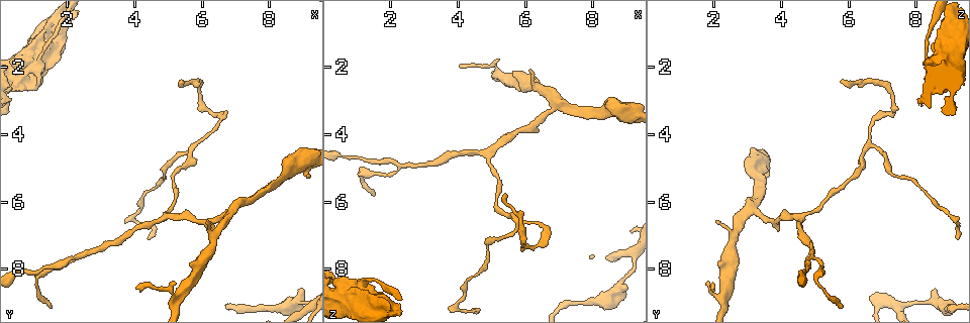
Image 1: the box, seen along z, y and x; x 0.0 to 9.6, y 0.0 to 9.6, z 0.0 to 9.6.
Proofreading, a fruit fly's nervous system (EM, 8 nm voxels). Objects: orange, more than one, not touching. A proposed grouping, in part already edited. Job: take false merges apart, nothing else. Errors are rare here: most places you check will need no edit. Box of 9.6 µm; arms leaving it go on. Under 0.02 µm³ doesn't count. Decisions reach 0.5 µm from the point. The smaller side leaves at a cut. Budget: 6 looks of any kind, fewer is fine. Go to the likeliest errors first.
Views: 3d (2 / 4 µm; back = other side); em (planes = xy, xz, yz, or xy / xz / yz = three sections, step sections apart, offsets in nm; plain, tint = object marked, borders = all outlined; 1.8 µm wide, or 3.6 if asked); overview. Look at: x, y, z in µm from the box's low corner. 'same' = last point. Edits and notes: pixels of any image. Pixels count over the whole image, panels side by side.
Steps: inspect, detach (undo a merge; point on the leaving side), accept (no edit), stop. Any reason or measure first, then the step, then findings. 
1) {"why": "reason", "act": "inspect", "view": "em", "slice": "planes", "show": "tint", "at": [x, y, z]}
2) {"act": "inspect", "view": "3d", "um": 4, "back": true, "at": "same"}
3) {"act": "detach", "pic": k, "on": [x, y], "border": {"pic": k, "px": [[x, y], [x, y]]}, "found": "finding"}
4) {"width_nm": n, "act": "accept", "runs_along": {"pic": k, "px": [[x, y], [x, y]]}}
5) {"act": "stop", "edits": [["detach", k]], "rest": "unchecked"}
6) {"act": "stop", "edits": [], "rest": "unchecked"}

{"why": "abrupt turn", "act": "inspect", "view": "3d", "um": 4, "at": [0.55, 1.90, 8.65]}

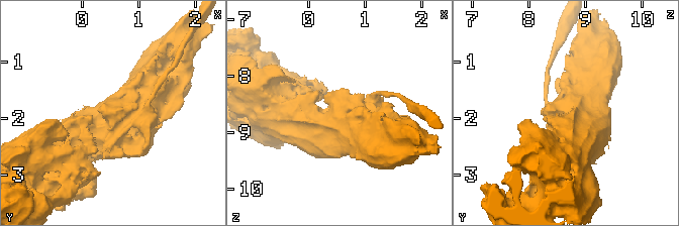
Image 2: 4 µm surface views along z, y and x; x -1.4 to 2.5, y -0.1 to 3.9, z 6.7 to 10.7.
{"act": "inspect", "view": "em", "slice": "planes", "show": "tint", "at": [0.65, 1.85, 8.65]}

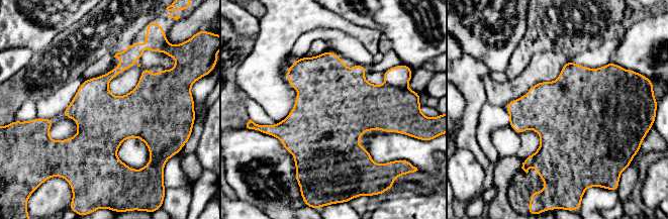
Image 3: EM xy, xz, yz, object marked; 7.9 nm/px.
{"act": "detach", "pic": 3, "on": [399, 76], "border": {"pic": 3, "px": [[386, 83], [400, 87]]}, "found": "two neurons meet here"}

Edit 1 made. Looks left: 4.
{"why": "three-way junction", "act": "inspect", "view": "3d", "um": 2, "at": [6.90, 6.25, 3.15]}

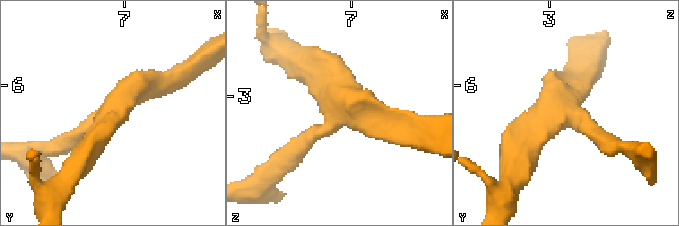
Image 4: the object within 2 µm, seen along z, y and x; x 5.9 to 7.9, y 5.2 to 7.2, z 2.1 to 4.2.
{"arms": 3, "arm_widths_nm": [190, 220, 240], "act": "inspect", "view": "em", "um": 3.6, "slice": "planes", "show": "tint", "at": [6.94, 6.20, 3.14]}

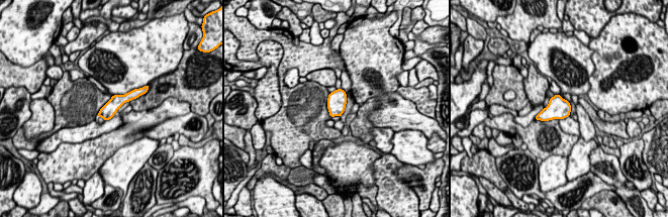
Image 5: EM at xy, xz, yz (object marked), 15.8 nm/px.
{"act": "accept", "found": "all the same neuron"}

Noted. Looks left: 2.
{"why": "three-way junction", "act": "inspect", "view": "em", "um": 3.6, "slice": "planes", "show": "plain", "at": [5.80, 4.35, 6.50]}

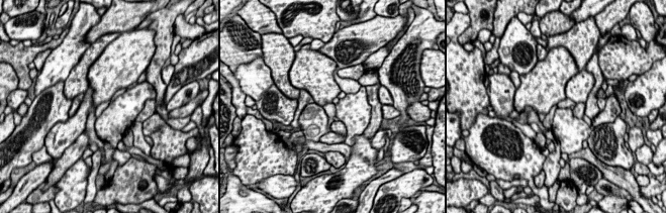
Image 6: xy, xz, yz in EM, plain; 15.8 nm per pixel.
{"act": "inspect", "view": "em", "um": 3.6, "slice": "planes", "show": "tint", "at": "same"}

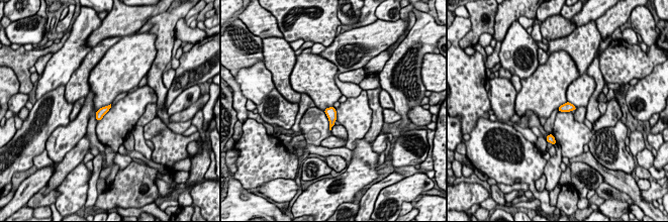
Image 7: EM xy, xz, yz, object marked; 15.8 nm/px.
{"act": "accept", "found": "all the same neuron"}

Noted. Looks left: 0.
{"act": "stop", "edits": [["detach", 3]], "rest": "unchecked"}

